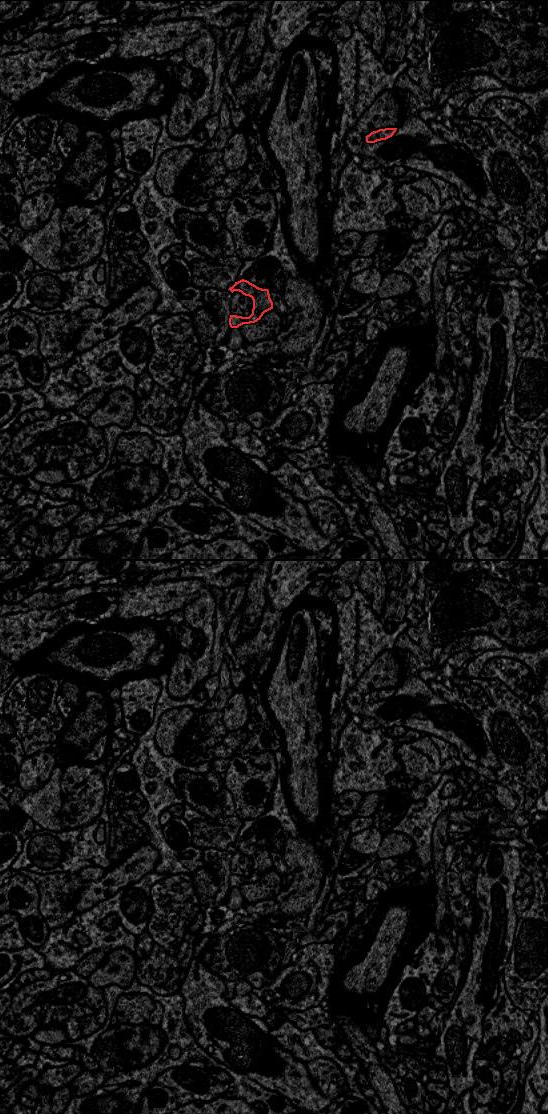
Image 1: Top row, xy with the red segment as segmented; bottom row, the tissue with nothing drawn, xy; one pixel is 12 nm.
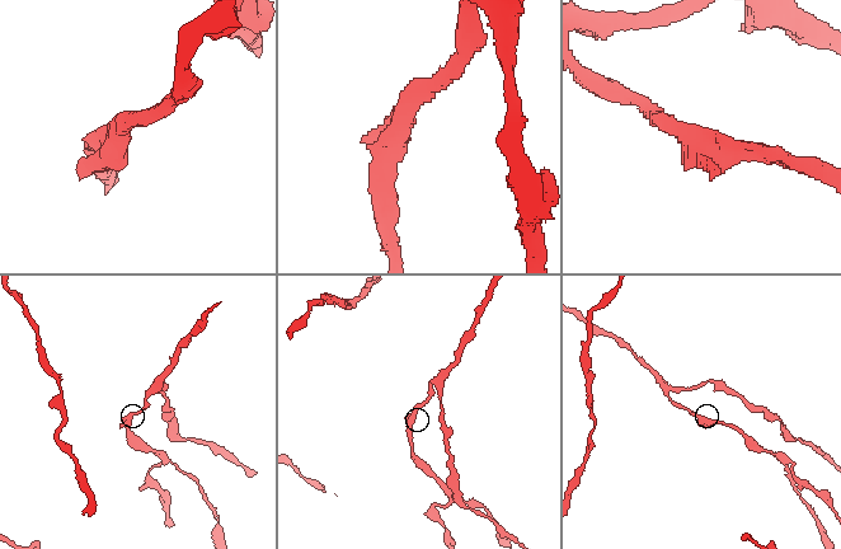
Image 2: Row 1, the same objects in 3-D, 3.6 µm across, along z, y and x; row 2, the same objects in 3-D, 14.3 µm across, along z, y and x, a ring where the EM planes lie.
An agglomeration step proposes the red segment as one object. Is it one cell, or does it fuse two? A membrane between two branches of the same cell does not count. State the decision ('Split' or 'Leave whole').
Leave whole

